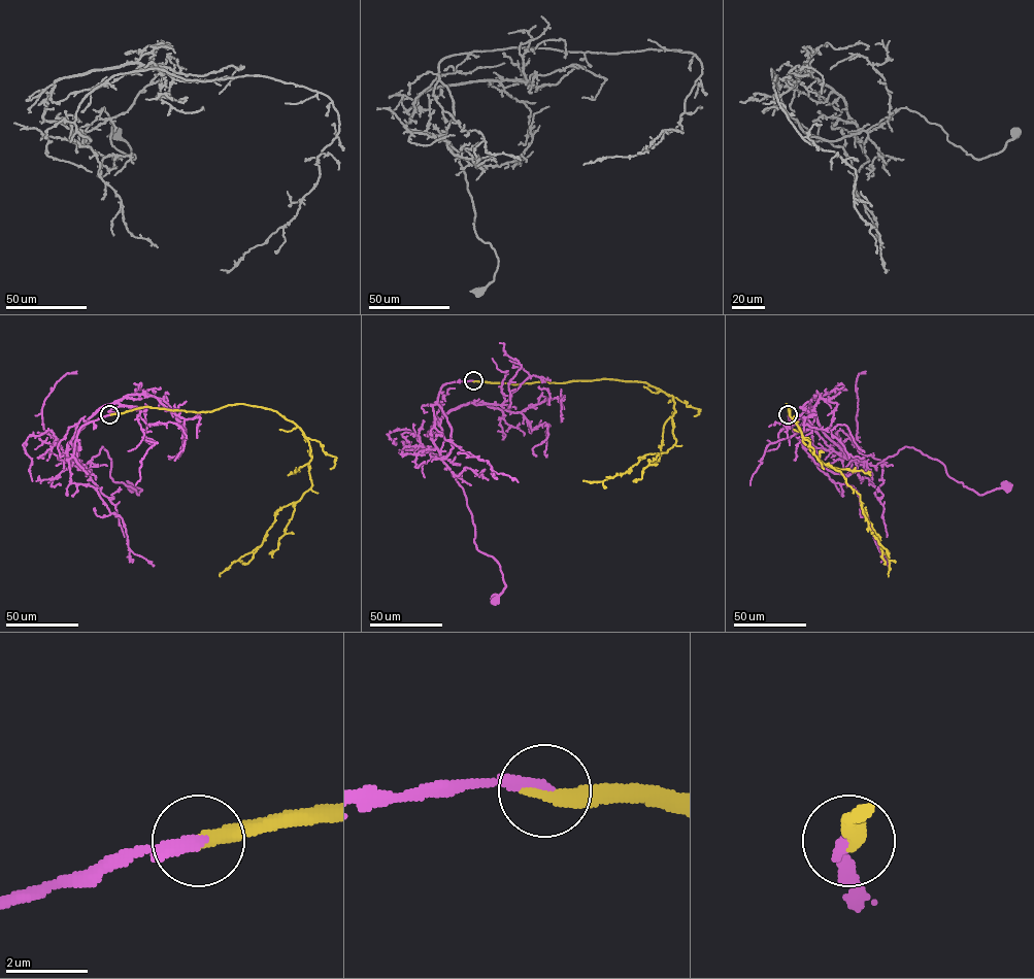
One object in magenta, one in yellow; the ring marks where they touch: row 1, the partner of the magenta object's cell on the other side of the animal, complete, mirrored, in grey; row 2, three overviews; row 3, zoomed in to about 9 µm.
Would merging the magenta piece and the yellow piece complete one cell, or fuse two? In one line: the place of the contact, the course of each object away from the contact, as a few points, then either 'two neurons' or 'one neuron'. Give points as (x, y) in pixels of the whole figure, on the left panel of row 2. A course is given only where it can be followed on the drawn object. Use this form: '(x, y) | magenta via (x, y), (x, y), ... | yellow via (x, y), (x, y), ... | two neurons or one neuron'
(109, 414) | magenta via (109, 414), (80, 428), (73, 457), (87, 475), (77, 464), (102, 446), (112, 480), (131, 487) | yellow via (109, 414), (244, 404), (276, 411), (303, 432), (311, 486), (277, 511), (262, 543), (220, 576) | one neuron

